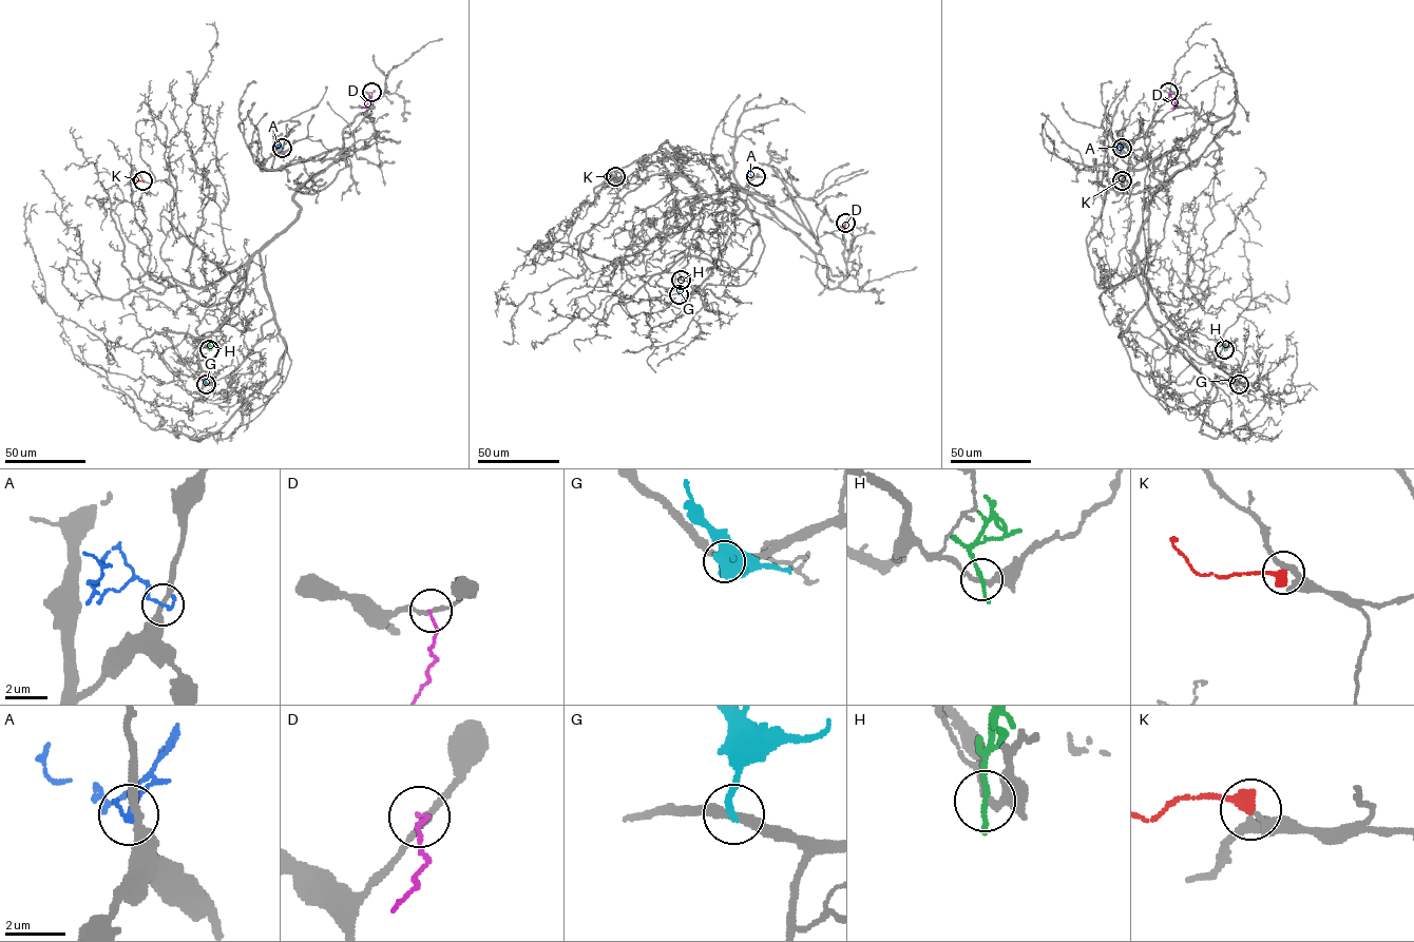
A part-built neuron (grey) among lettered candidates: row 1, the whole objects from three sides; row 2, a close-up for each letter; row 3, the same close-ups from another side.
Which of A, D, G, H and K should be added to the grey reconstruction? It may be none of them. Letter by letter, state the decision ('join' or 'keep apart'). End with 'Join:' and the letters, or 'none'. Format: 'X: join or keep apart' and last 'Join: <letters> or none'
A: keep apart
D: keep apart
G: keep apart
H: keep apart
K: keep apart
Join: none

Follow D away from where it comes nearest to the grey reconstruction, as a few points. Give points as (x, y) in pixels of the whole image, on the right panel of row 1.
D: (1168, 92), (1174, 101), (1170, 108)

